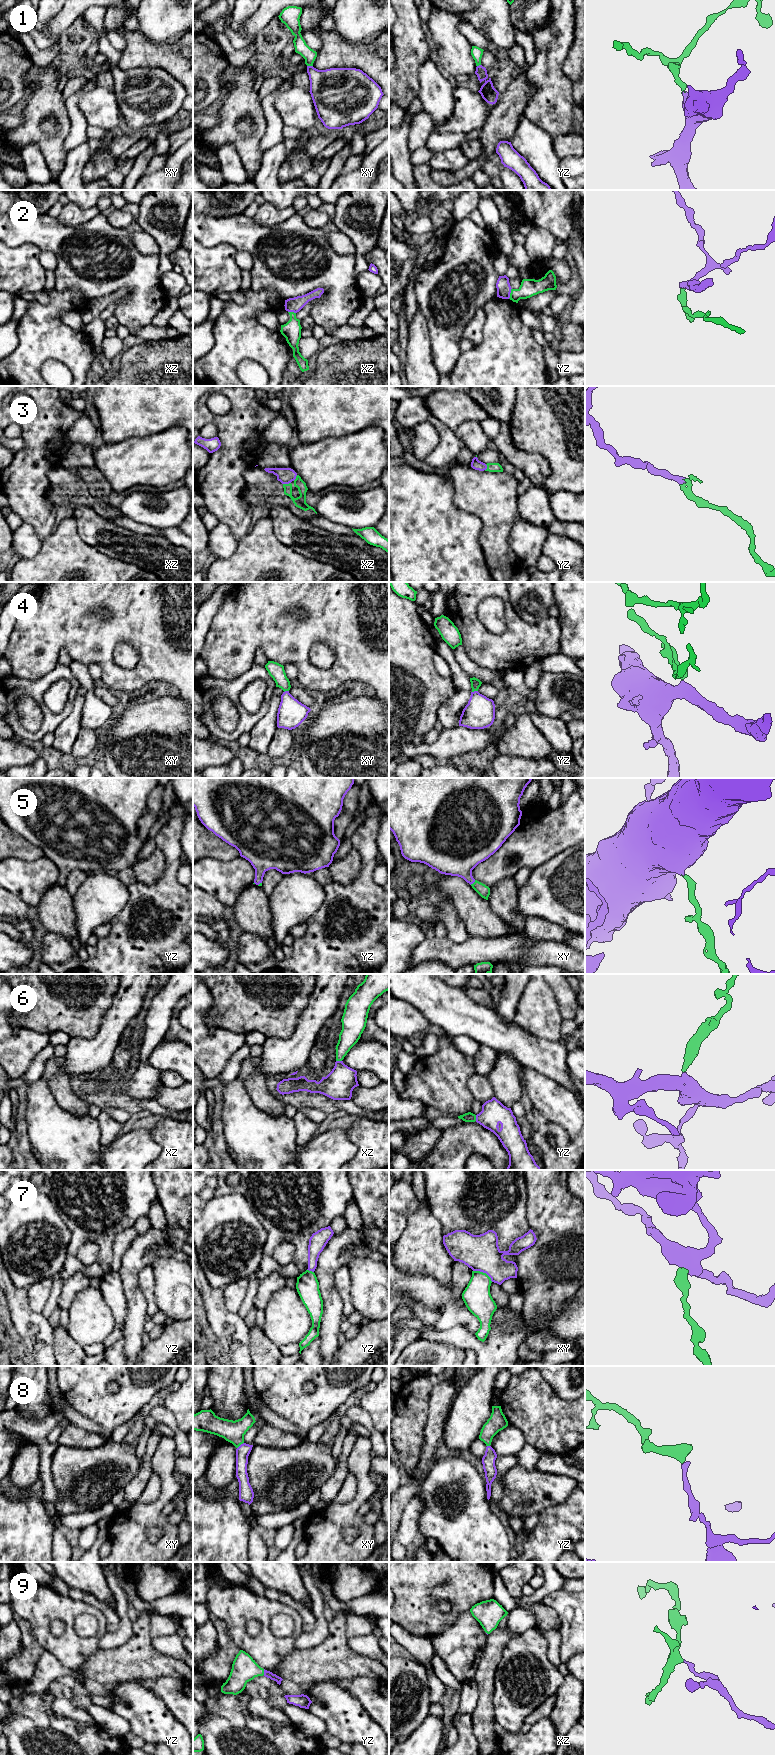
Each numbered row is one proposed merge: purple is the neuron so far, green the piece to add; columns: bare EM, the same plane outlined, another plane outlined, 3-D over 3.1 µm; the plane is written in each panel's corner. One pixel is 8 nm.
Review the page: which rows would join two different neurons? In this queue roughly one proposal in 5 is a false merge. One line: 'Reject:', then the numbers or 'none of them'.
Reject: 7

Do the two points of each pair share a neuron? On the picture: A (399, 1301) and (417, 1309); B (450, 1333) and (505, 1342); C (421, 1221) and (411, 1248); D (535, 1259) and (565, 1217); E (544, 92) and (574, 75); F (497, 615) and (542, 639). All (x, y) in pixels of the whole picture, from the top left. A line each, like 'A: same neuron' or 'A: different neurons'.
A: same neuron
B: same neuron
C: same neuron
D: same neuron
E: different neurons
F: different neurons

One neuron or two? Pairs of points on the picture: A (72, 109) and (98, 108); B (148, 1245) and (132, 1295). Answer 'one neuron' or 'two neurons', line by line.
A: two neurons
B: one neuron

